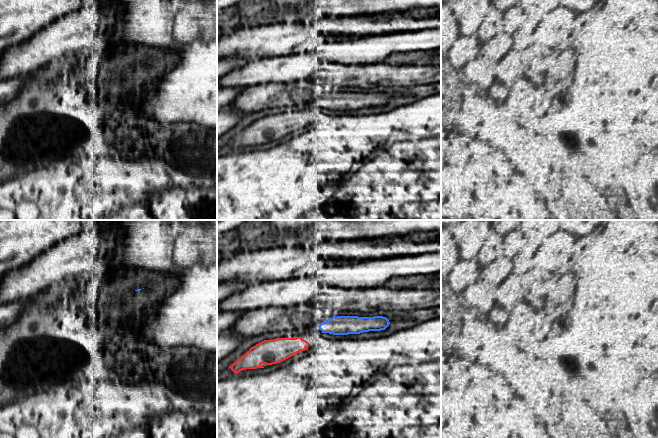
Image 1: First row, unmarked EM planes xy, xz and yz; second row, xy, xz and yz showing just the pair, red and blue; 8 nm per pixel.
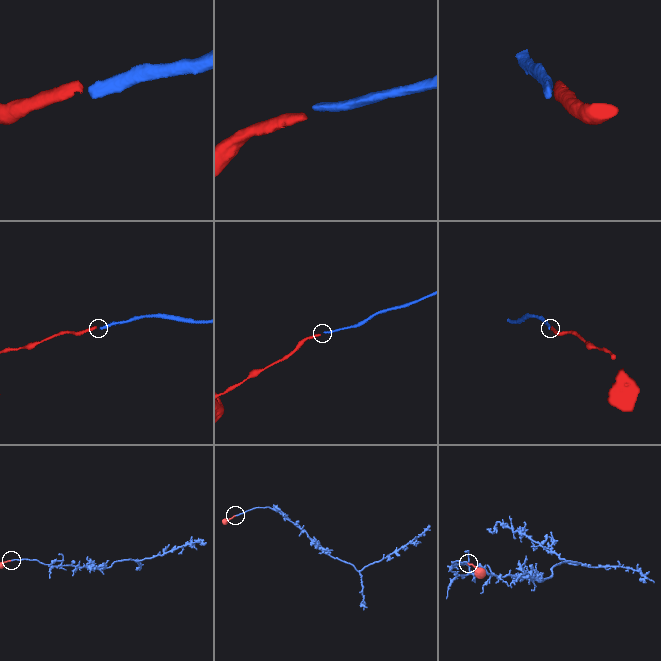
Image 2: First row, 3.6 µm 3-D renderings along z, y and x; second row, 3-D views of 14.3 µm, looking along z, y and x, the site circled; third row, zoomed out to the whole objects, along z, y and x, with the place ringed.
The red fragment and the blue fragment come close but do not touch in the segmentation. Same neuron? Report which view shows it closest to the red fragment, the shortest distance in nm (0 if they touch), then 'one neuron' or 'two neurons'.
view xz; gap 140 nm; one neuron

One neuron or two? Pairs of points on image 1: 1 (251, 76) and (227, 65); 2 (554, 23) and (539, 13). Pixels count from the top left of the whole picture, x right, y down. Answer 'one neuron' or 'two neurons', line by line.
1: two neurons
2: two neurons

